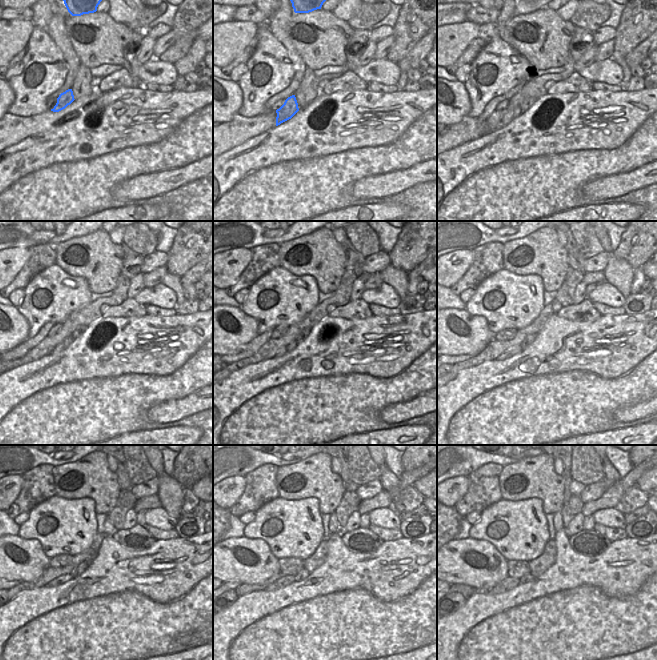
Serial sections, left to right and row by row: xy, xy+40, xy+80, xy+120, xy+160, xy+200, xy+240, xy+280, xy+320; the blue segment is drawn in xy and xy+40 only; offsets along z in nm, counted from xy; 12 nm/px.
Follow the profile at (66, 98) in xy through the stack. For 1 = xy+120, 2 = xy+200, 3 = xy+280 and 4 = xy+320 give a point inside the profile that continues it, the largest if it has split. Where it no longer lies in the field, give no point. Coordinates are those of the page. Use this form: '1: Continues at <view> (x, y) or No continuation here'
1: Continues at xy+120 (68, 340)
2: Continues at xy+200 (517, 349)
3: Continues at xy+280 (284, 581)
4: Continues at xy+320 (508, 583)

